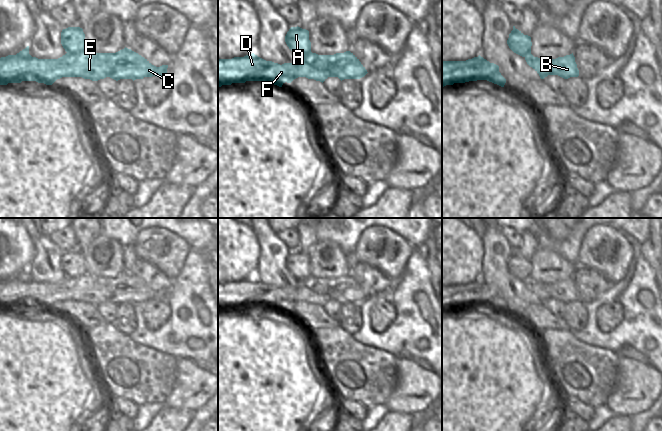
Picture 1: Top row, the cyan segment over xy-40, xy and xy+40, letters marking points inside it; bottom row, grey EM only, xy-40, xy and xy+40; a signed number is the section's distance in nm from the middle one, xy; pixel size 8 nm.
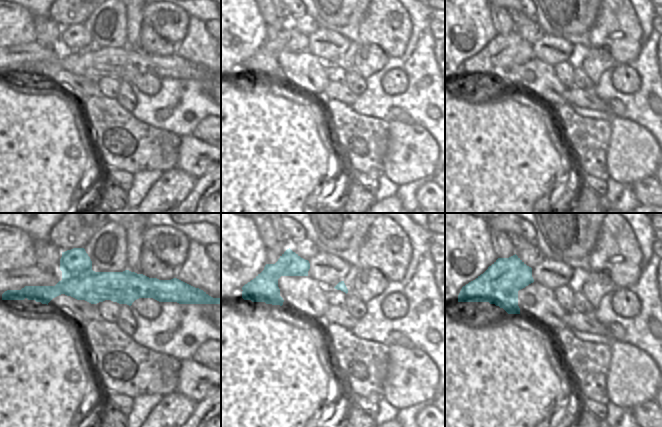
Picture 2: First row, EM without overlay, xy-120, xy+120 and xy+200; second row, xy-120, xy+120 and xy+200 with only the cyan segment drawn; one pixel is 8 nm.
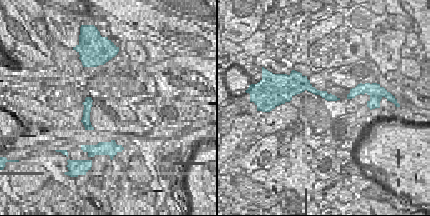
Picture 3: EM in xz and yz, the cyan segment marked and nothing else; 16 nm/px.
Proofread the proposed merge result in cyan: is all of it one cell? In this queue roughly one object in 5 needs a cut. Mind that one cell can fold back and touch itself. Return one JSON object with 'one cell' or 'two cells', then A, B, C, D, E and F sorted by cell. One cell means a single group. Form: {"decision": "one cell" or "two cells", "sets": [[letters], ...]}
{"decision": "two cells", "sets": [["A"], ["B", "C", "D", "E", "F"]]}

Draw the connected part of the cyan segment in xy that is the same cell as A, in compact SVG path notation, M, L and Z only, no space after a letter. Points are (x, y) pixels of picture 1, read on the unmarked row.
M291 251L285 260L289 273L297 280L306 279L311 275L309 255L300 251Z

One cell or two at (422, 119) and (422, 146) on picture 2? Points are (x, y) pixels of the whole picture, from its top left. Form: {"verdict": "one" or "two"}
{"verdict": "two"}

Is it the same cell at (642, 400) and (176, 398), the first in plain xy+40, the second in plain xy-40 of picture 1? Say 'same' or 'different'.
same

